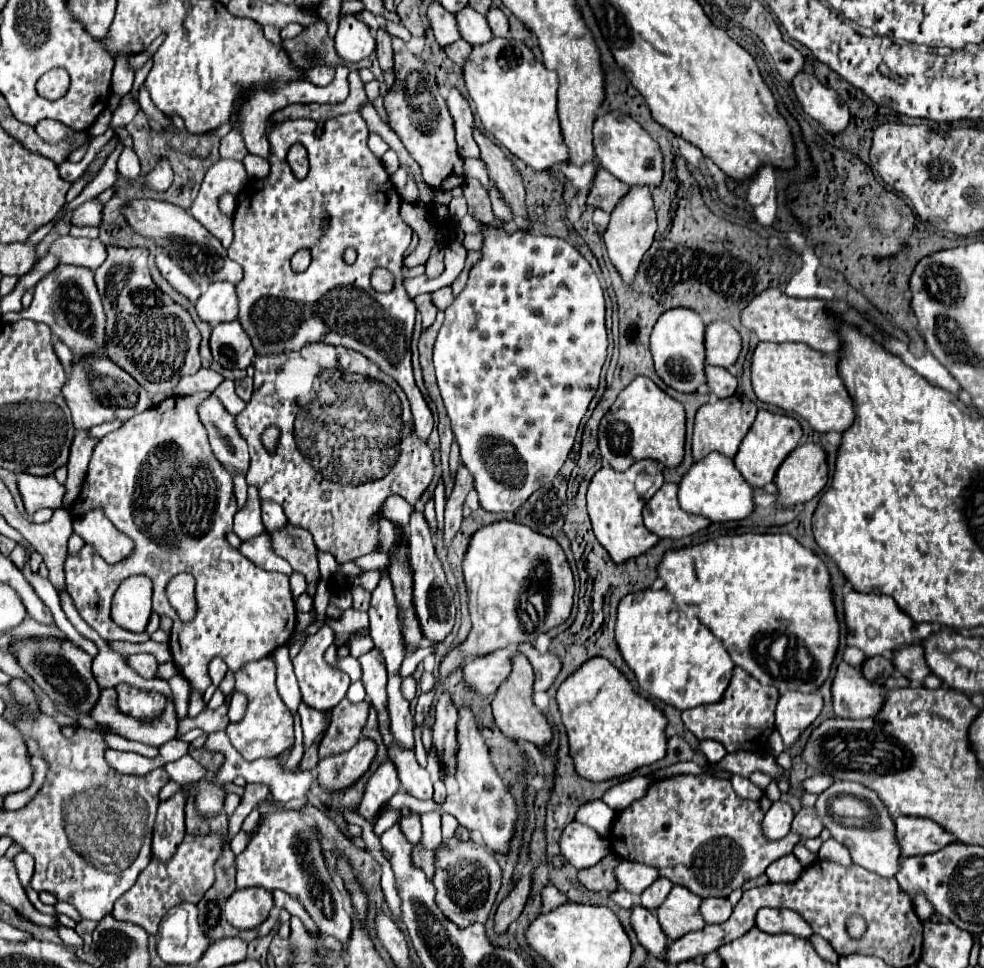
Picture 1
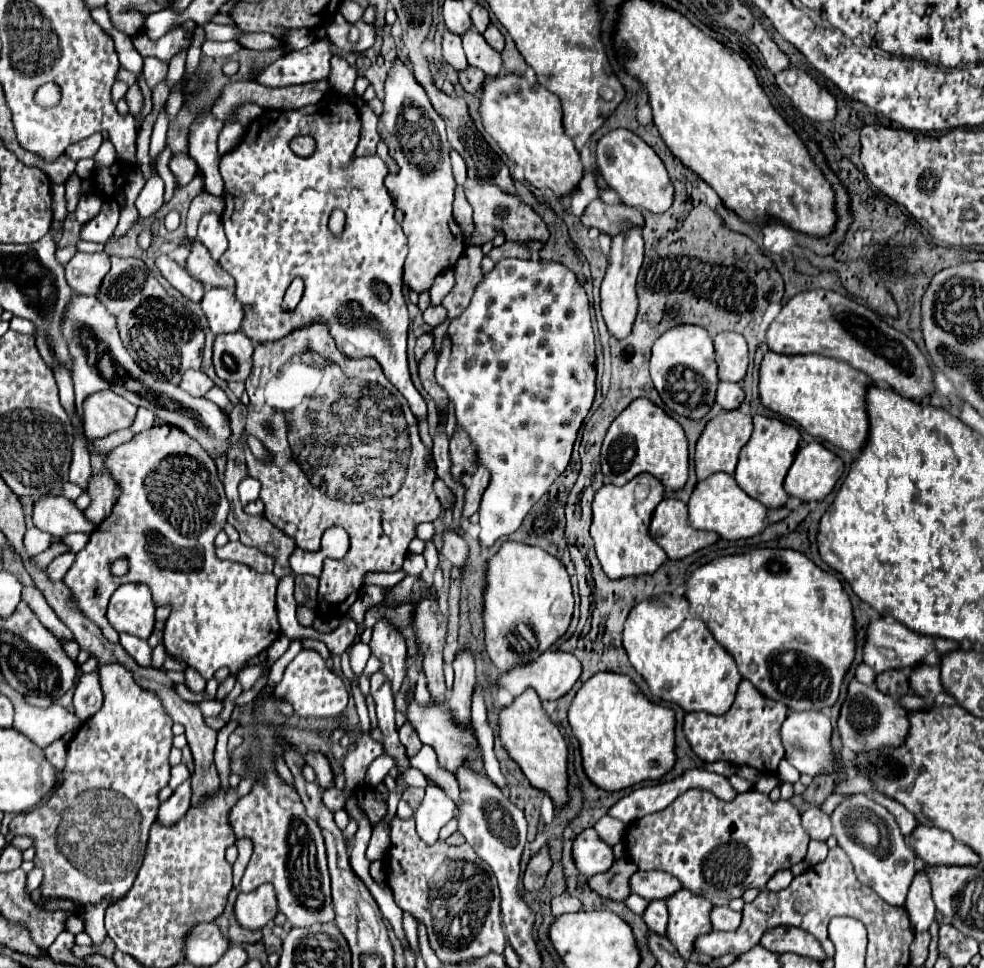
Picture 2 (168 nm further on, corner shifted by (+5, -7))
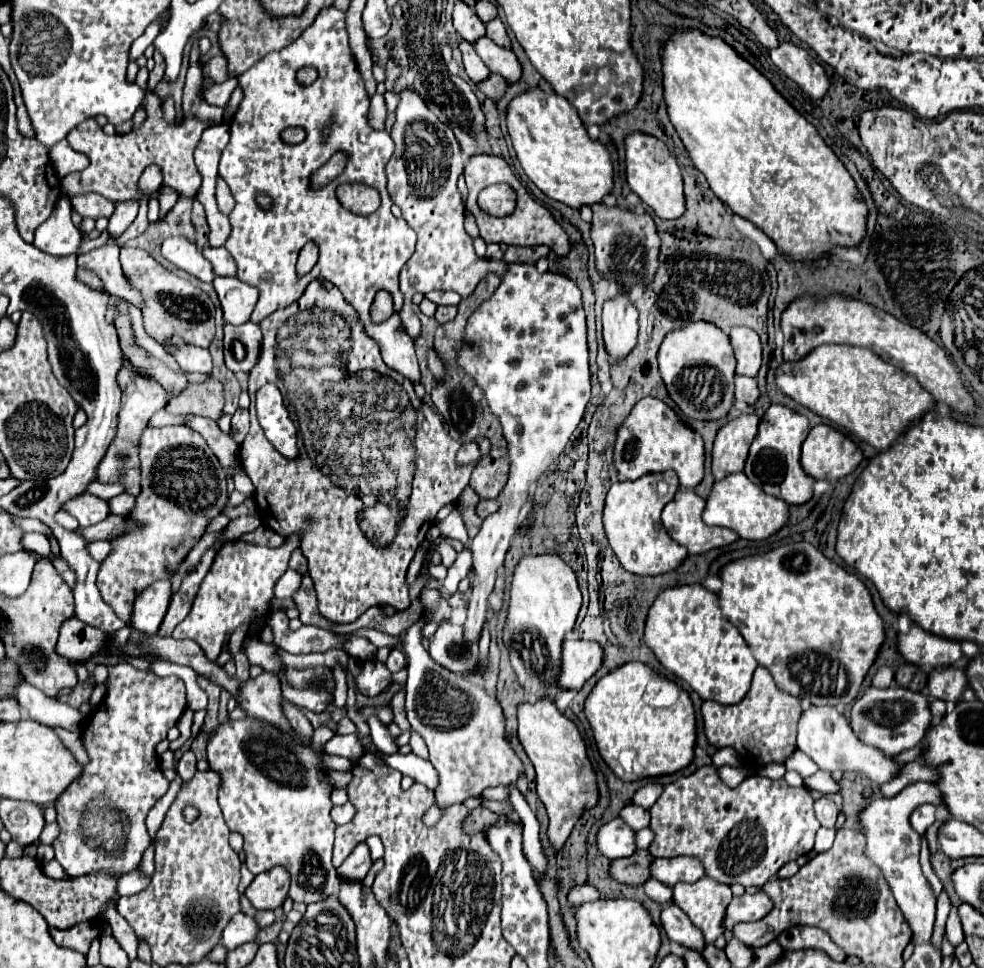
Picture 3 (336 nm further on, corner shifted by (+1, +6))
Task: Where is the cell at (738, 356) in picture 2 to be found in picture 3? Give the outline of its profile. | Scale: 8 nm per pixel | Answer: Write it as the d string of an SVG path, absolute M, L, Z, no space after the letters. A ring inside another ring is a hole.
M733 327L729 331L729 339L737 359L737 375L753 377L761 367L759 335L749 327Z

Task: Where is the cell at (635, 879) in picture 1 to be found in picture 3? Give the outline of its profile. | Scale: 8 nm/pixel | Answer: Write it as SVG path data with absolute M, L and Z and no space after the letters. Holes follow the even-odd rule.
M673 857L673 859L653 859L651 877L661 881L667 887L673 887L679 881L693 883L703 877L701 863L695 857Z

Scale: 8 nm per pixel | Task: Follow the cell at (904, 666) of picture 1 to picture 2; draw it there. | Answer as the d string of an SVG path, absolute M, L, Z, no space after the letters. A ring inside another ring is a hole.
M927 664L917 666L909 678L911 690L921 698L935 698L937 694L943 692L943 684L941 684L939 674L941 674L939 666L927 666Z

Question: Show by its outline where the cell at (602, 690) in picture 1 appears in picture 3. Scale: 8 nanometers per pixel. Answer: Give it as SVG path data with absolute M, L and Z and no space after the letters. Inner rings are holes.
M625 663L603 675L585 701L585 717L591 725L599 755L623 781L659 777L687 767L693 759L695 715L687 691L671 707L655 709L643 703L645 685L655 673L645 663Z

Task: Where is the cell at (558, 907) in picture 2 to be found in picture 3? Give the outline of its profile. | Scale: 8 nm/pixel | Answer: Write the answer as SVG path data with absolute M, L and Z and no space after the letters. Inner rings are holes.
M583 883L583 885L575 885L569 895L567 895L567 901L571 905L581 905L581 903L587 903L587 901L595 901L599 899L599 893L597 889L593 889L593 885L589 883Z

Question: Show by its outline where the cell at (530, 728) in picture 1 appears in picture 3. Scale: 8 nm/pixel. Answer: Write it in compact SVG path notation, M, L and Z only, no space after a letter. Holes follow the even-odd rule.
M541 697L535 703L517 705L519 729L517 737L537 771L537 795L547 807L549 827L547 837L553 849L561 849L567 841L573 825L581 813L597 803L595 771L585 755L585 741L579 735L575 723L557 711L549 697Z

